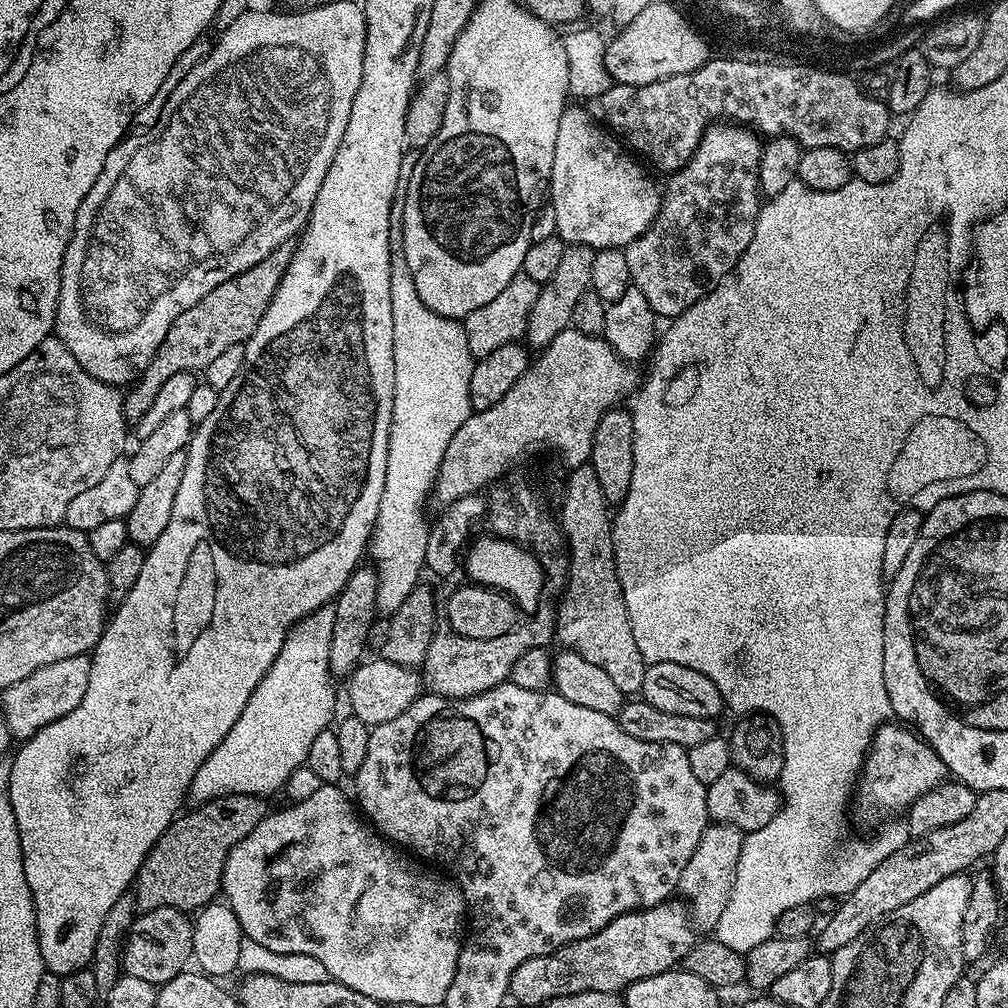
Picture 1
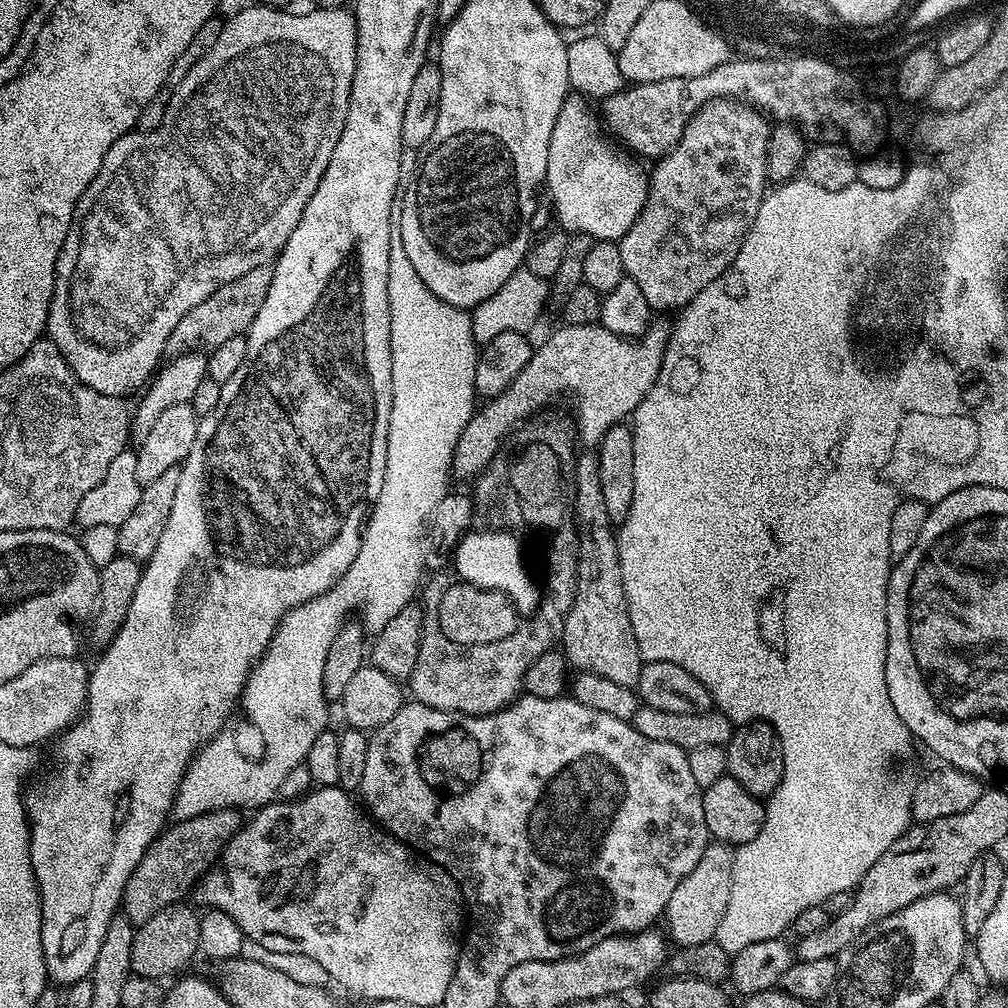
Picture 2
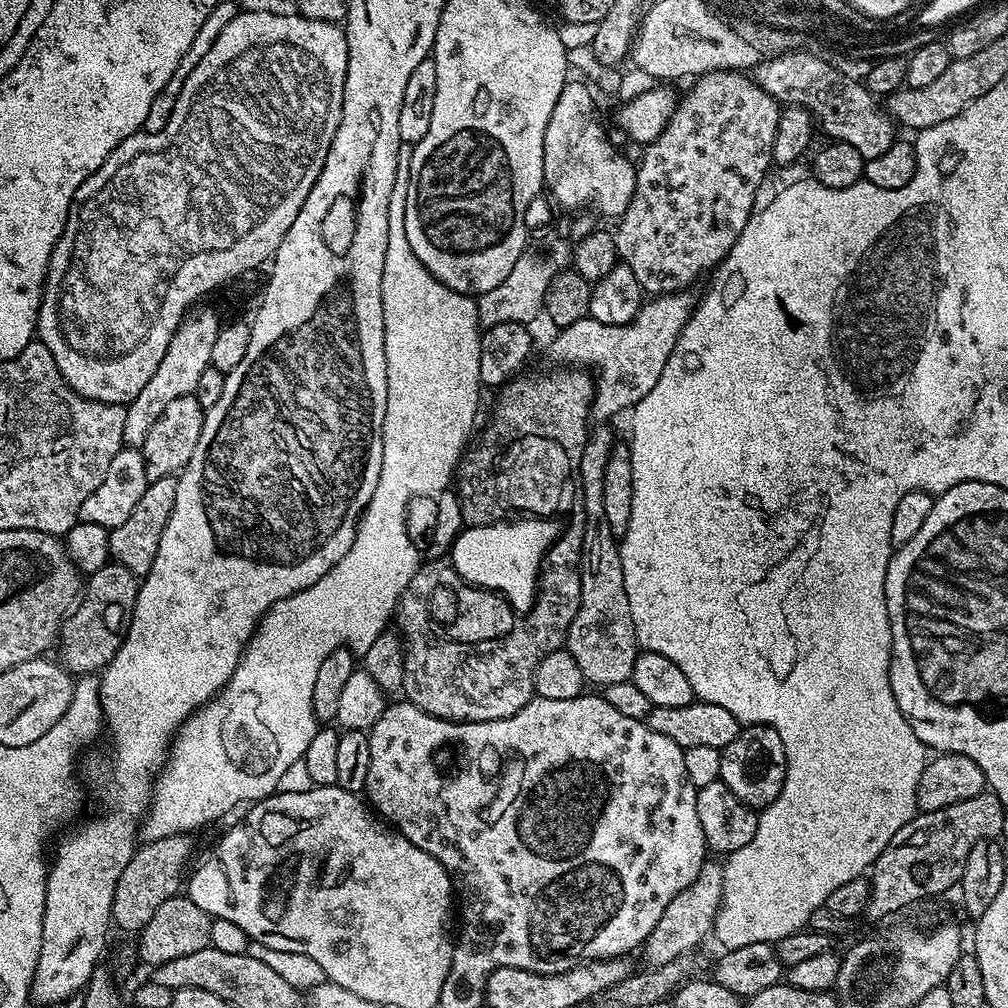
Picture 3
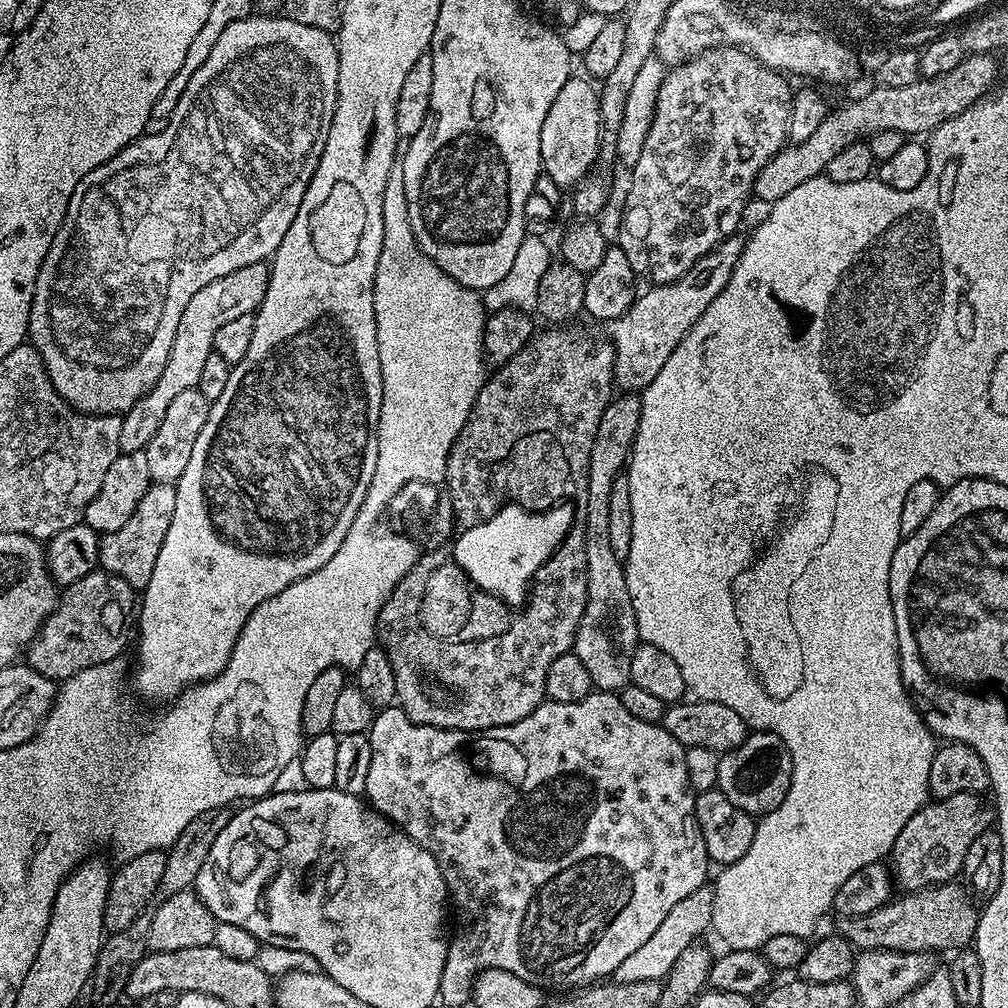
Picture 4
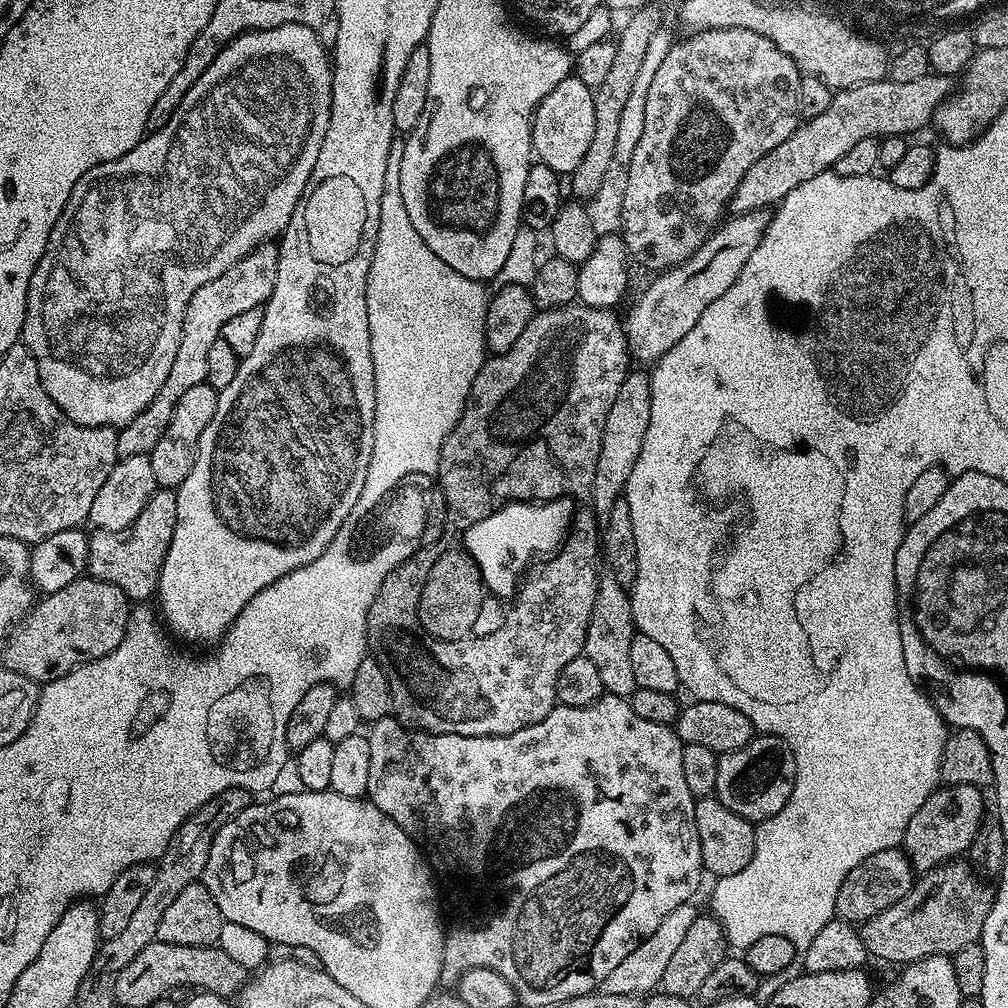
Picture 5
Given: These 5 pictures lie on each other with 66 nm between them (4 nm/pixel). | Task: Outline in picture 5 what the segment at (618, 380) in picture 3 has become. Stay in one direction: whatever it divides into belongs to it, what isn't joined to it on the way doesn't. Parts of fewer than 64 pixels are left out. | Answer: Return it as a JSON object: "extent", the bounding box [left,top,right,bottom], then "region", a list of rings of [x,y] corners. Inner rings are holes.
{"extent":[622,210,769,366],"region":[[[764,210],[741,212],[725,219],[709,236],[708,241],[686,263],[667,269],[655,277],[656,281],[633,302],[628,317],[625,315],[622,320],[624,337],[628,340],[628,350],[633,361],[641,360],[642,363],[648,364],[644,366],[655,365],[656,361],[662,359],[670,349],[678,346],[678,342],[682,342],[682,338],[686,338],[686,334],[690,334],[694,322],[698,322],[698,318],[702,318],[702,310],[706,310],[706,306],[710,306],[710,302],[714,302],[714,298],[722,298],[722,294],[726,294],[726,290],[730,290],[730,286],[734,286],[738,274],[742,274],[742,266],[746,266],[746,261],[758,246],[758,242],[762,242],[768,229],[769,219],[769,213]]]}

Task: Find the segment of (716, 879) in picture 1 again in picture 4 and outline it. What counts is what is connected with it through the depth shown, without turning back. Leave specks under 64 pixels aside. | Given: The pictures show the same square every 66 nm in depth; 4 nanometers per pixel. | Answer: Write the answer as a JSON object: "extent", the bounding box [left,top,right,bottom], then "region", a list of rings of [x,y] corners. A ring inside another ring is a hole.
{"extent":[611,887,714,984],"region":[[[711,887],[699,888],[694,890],[694,894],[682,898],[682,902],[678,902],[678,906],[674,906],[674,910],[670,910],[670,914],[666,914],[666,918],[662,918],[658,930],[654,930],[654,934],[650,934],[650,938],[646,938],[646,942],[642,942],[642,946],[638,946],[638,950],[634,950],[634,954],[630,954],[630,958],[626,958],[613,970],[611,979],[617,984],[663,981],[670,966],[674,966],[674,961],[681,956],[682,950],[686,950],[686,946],[697,943],[703,937],[700,935],[704,931],[706,933],[709,931],[713,910],[714,891]]]}

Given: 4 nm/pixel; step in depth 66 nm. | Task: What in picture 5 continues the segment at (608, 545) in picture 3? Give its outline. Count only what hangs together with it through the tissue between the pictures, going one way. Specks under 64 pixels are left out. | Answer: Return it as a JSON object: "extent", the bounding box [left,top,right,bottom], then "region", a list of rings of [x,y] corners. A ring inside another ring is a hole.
{"extent":[582,371,652,696],"region":[[[629,371],[622,387],[618,389],[618,398],[614,398],[614,406],[610,406],[610,414],[606,414],[606,426],[602,426],[602,442],[598,450],[598,466],[594,466],[592,488],[592,506],[597,517],[607,518],[610,510],[614,510],[614,502],[618,502],[624,495],[630,470],[634,470],[634,462],[638,462],[642,438],[646,438],[646,426],[650,424],[651,389],[652,377],[647,371]],[[611,574],[601,575],[598,590],[594,594],[594,610],[586,626],[586,638],[582,655],[598,666],[602,686],[609,696],[631,696],[636,689],[634,670],[630,666],[630,642],[634,635],[632,597],[625,585],[619,584]]]}

